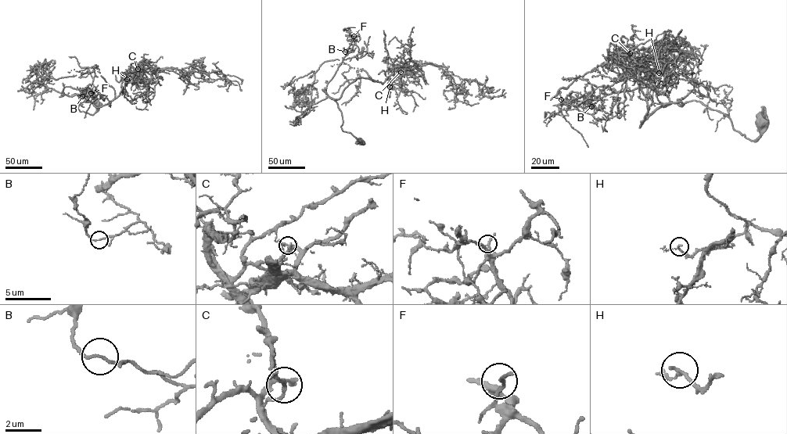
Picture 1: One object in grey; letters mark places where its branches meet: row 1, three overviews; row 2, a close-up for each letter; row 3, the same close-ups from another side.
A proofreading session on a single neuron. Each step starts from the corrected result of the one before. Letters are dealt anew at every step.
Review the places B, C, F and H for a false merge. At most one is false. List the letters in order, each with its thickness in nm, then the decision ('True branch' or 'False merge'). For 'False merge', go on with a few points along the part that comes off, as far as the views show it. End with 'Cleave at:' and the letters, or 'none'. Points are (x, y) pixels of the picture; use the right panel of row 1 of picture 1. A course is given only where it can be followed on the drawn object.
B: Thickness 130 nm. True branch
C: Thickness 150 nm. False merge. Course of the part to remove: (630, 54), (634, 67), (625, 79), (625, 99), (617, 105), (615, 116), (580, 93), (570, 92), (566, 98)
F: Thickness 150 nm. True branch
H: Thickness 140 nm. True branch
Cleave at: C

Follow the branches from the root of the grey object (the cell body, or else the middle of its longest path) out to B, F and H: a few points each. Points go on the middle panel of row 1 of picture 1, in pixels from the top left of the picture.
B: (361, 141), (343, 130), (342, 113), (337, 103), (325, 93), (328, 83), (348, 53), (345, 52)
F: (361, 141), (343, 130), (342, 113), (337, 103), (325, 93), (328, 83), (355, 42), (353, 36)
H: (361, 141), (342, 130), (336, 99), (357, 78), (382, 84), (397, 69), (401, 85), (389, 87)

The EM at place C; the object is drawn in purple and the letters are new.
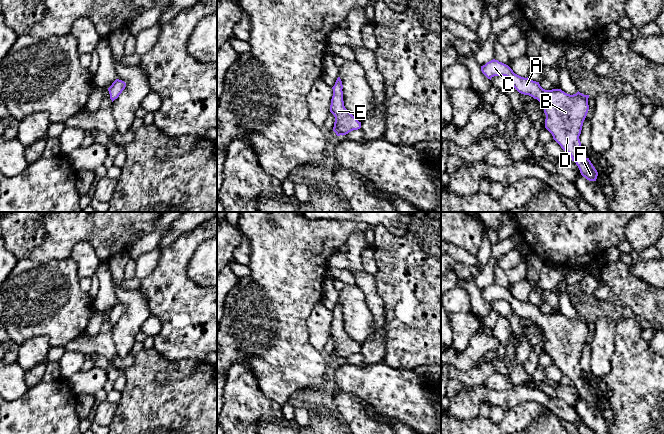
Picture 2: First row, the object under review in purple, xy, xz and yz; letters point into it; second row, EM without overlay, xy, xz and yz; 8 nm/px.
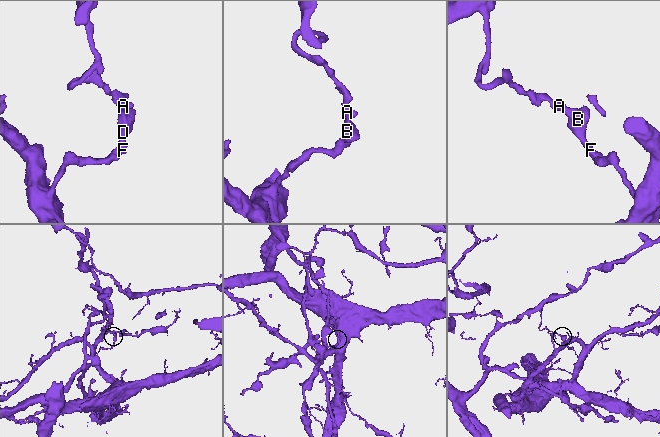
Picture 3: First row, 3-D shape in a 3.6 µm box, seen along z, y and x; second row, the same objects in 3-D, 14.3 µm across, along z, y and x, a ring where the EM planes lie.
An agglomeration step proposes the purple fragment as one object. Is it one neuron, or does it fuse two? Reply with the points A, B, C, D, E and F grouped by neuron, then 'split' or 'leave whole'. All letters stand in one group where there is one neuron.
groups A C / B D E F; split

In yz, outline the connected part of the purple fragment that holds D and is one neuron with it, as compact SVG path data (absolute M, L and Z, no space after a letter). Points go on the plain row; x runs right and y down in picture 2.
M552 313L546 314L537 324L544 332L545 352L552 358L553 363L570 378L583 401L596 405L598 396L589 382L582 378L579 363L589 334L588 322L589 319L579 315L570 319L561 313Z

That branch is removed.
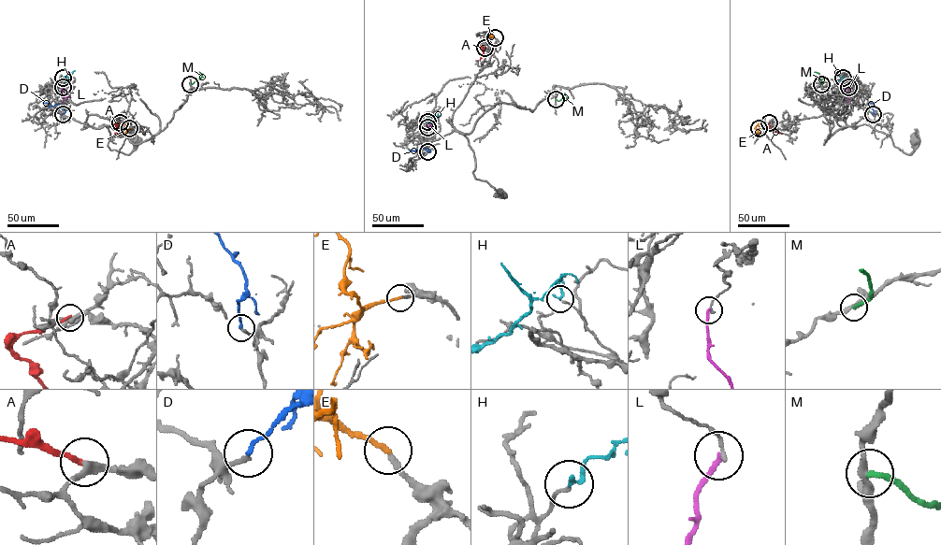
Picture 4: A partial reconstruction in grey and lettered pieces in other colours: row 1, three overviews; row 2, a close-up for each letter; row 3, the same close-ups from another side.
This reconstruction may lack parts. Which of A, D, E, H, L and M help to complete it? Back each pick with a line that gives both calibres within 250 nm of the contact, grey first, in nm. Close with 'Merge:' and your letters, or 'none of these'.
D: 180 nm thick on the grey side, 170 nm on the other
E: 220 nm thick on the grey side, 200 nm on the other
Merge: D, E

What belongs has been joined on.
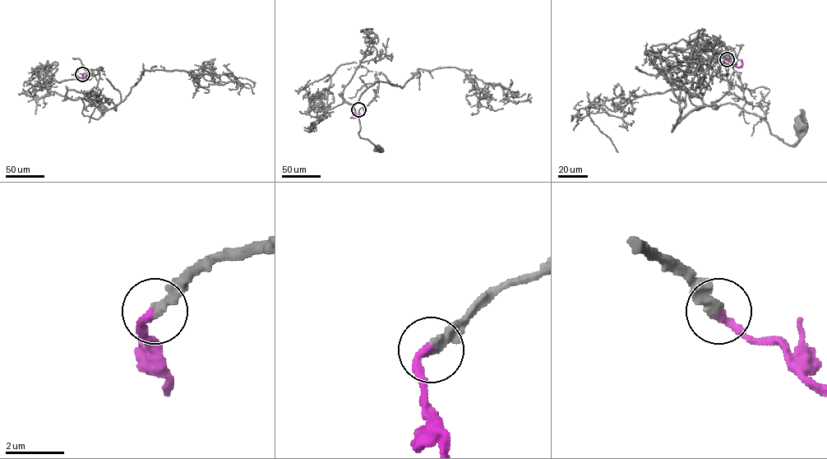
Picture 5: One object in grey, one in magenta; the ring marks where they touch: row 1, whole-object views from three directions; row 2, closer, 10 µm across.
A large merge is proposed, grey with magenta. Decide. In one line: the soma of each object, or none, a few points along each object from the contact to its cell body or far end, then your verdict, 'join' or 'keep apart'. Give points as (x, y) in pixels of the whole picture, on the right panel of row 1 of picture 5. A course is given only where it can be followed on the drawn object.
grey (801, 126) | magenta none | grey via (727, 59), (704, 72), (693, 47), (658, 53), (680, 89), (672, 131), (727, 103), (788, 145), (801, 125) | magenta via (727, 59), (736, 67), (742, 65), (741, 62) | join

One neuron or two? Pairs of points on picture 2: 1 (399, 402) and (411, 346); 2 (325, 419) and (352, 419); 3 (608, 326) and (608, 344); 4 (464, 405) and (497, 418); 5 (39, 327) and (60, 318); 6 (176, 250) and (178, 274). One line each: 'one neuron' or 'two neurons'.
1: two neurons
2: two neurons
3: one neuron
4: two neurons
5: one neuron
6: one neuron

